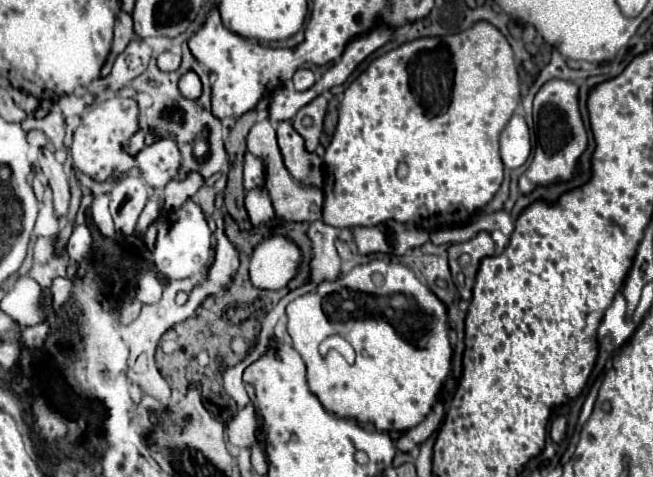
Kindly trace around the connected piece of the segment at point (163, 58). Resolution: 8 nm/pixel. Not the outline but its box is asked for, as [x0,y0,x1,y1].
[157,52,181,72]

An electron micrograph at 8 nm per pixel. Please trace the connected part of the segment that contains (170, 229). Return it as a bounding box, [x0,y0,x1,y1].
[152,200,211,280]

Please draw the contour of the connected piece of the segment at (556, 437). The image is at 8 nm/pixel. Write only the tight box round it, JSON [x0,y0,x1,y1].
[549,416,567,442]

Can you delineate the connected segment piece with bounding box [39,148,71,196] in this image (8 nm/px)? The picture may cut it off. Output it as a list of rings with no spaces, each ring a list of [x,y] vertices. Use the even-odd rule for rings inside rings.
[[[41,148],[39,152],[39,168],[49,180],[49,186],[53,190],[53,196],[71,196],[69,194],[69,178],[67,170],[61,162],[57,162],[55,154],[49,148]]]

